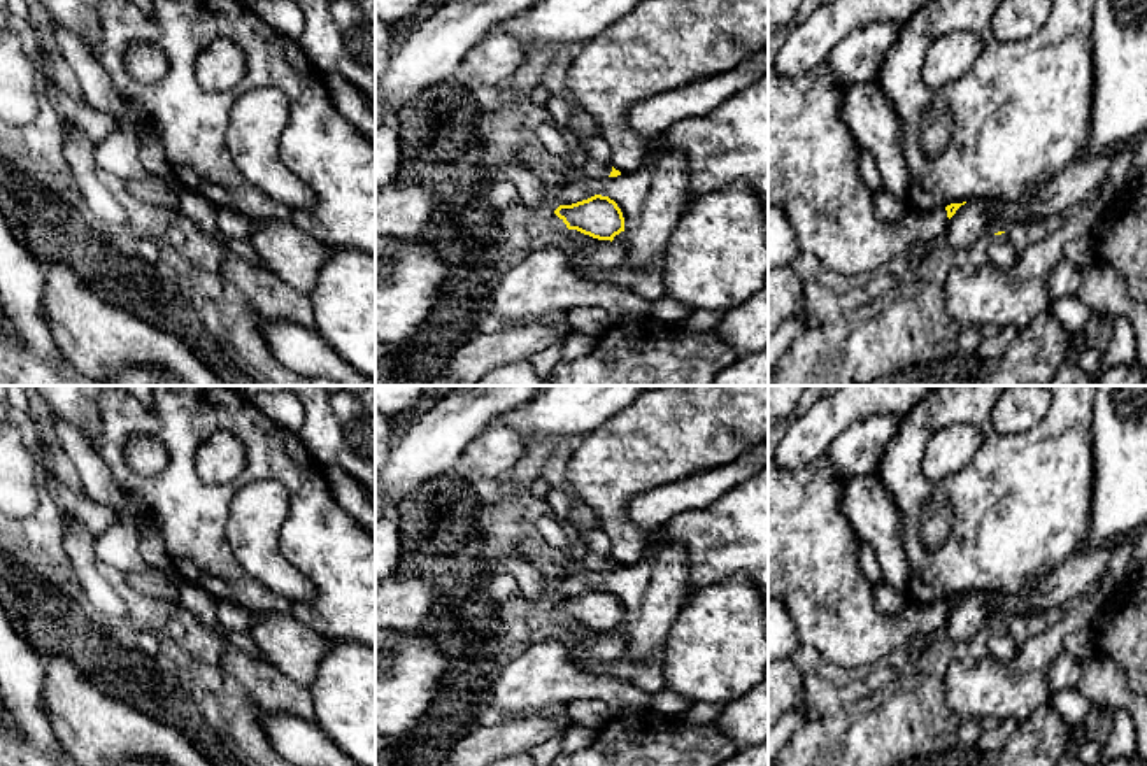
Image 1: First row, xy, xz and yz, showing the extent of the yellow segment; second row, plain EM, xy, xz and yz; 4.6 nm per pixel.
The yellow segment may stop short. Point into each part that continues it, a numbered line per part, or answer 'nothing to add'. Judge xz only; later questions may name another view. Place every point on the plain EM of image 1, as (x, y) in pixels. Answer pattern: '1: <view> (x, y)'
nothing to add

